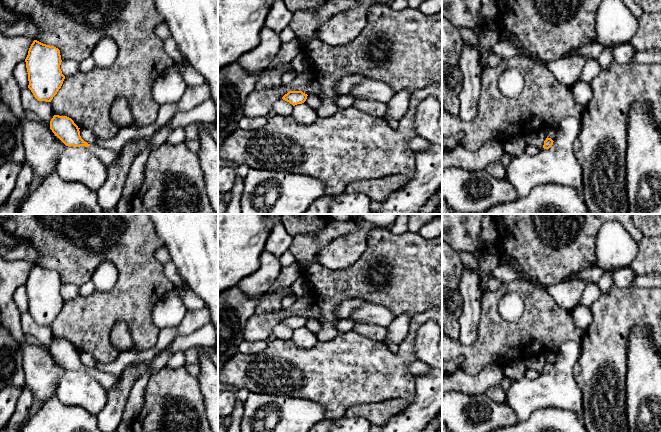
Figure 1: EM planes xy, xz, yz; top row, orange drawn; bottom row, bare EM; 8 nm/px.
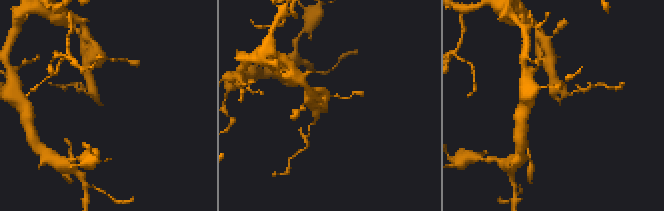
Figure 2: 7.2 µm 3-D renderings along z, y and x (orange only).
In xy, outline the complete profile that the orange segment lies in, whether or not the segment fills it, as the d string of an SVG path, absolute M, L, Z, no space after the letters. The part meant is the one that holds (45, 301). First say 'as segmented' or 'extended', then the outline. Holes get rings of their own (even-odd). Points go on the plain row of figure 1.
as segmented | M34 264L25 283L28 312L38 325L51 326L61 312L65 300L60 293L60 274Z

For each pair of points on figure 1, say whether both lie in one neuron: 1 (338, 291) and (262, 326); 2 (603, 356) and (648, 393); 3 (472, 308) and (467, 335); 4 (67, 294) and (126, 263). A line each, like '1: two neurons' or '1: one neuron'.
1: two neurons
2: two neurons
3: one neuron
4: two neurons

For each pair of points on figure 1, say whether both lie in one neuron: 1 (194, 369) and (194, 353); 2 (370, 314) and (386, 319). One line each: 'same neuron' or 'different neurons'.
1: same neuron
2: same neuron

